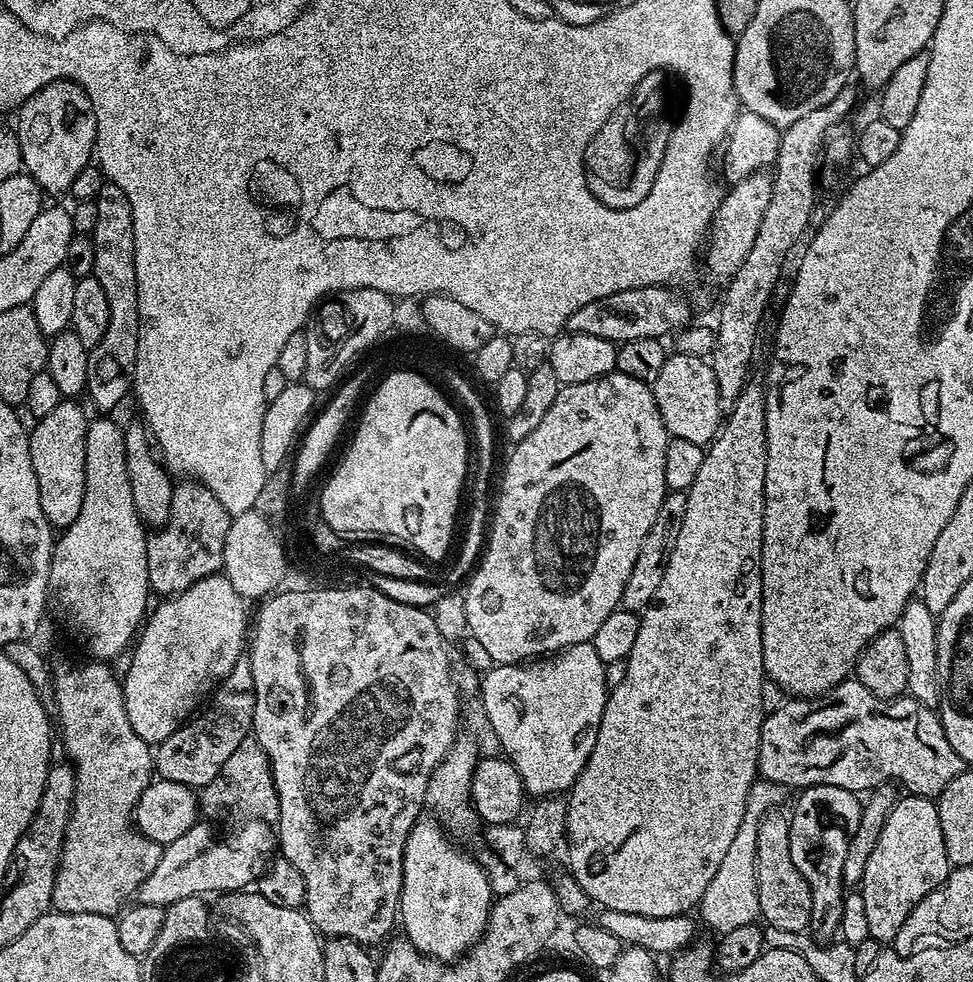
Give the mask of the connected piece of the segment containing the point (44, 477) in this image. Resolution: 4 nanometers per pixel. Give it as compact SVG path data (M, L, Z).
M72 398L61 399L50 414L39 417L36 425L31 425L28 441L30 442L30 462L34 466L34 474L38 478L38 498L42 498L42 514L46 514L49 524L53 529L63 530L78 518L82 510L82 494L86 494L86 450L84 439L90 419L89 413L84 413L84 408Z

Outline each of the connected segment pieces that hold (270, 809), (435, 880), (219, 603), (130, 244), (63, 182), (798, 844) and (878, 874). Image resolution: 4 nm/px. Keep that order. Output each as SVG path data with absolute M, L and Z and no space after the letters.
M255 738L243 740L234 749L234 754L226 758L222 770L218 770L214 782L199 789L198 808L201 813L209 816L207 819L228 820L231 816L240 816L250 820L267 820L275 822L280 819L278 810L278 790L274 786L274 774L268 761L266 750Z
M432 818L417 820L410 830L404 847L404 885L398 913L406 939L441 962L459 960L479 940L494 899L483 863L448 839L449 833Z
M222 574L204 576L177 596L161 599L159 603L157 608L155 605L151 609L135 637L131 649L132 661L128 664L128 673L122 676L130 726L134 726L134 734L138 734L138 738L142 738L149 746L161 744L170 738L170 734L174 734L174 730L201 707L202 701L216 685L224 681L226 674L234 670L234 666L242 659L243 652L240 651L243 648L245 651L246 637L250 632L250 612L248 616L244 609L246 601Z
M106 182L102 186L102 190L98 190L96 195L96 204L98 206L98 222L90 233L94 242L94 270L92 275L95 276L97 282L102 285L102 291L106 294L106 303L110 305L110 323L106 325L106 334L102 334L102 342L98 342L98 346L94 346L88 353L88 386L86 396L92 399L92 404L96 408L101 408L101 413L108 414L111 408L116 408L124 400L124 395L132 392L132 375L134 374L134 366L136 365L136 355L138 354L138 274L134 270L134 214L130 214L130 202L126 199L126 194L122 194L122 190L118 190L118 186L114 186L111 182Z
M55 80L38 90L18 109L14 131L24 159L23 167L45 193L67 193L78 170L93 159L96 147L96 115L90 98L73 80Z
M822 786L803 789L789 815L790 858L811 890L811 931L820 940L831 939L840 927L846 885L842 878L850 838L858 828L861 799L842 787Z
M901 795L894 810L890 810L890 818L886 818L886 826L882 826L878 846L874 846L874 854L870 854L870 862L866 862L866 874L858 885L866 906L871 939L881 946L891 945L910 912L931 891L946 882L949 871L936 800L927 796Z

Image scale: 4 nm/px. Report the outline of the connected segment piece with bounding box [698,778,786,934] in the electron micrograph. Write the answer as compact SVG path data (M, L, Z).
M760 778L752 785L746 814L742 818L742 826L738 826L738 835L734 843L727 848L718 866L718 874L714 874L710 886L706 886L706 894L702 894L698 905L699 919L709 924L716 934L730 930L738 930L738 926L750 926L761 919L760 903L756 900L756 828L766 813L777 807L776 804L786 795L785 789L779 784Z

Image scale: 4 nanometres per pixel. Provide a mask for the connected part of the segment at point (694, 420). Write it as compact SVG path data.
M682 353L669 355L666 366L662 366L658 378L650 387L654 394L654 402L658 402L658 414L662 414L662 422L671 439L686 438L686 442L694 442L701 446L711 444L722 423L722 401L718 394L718 378L714 378L714 370L707 359Z

